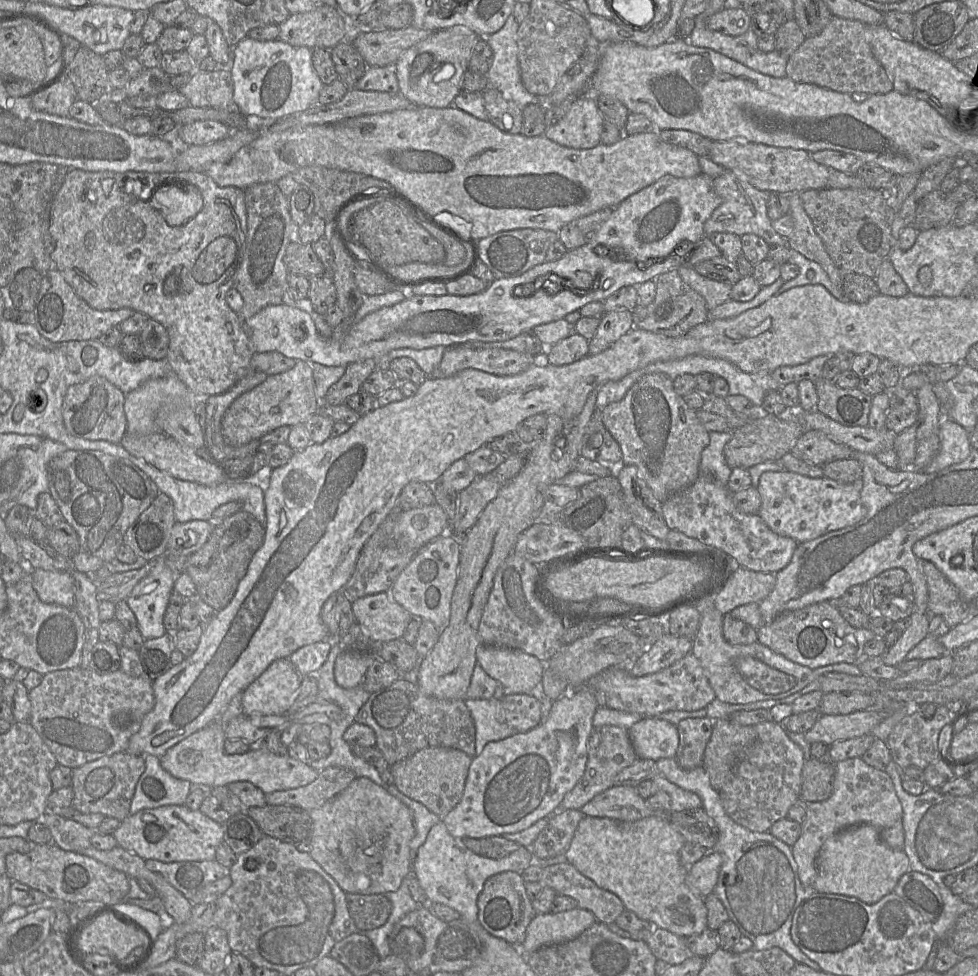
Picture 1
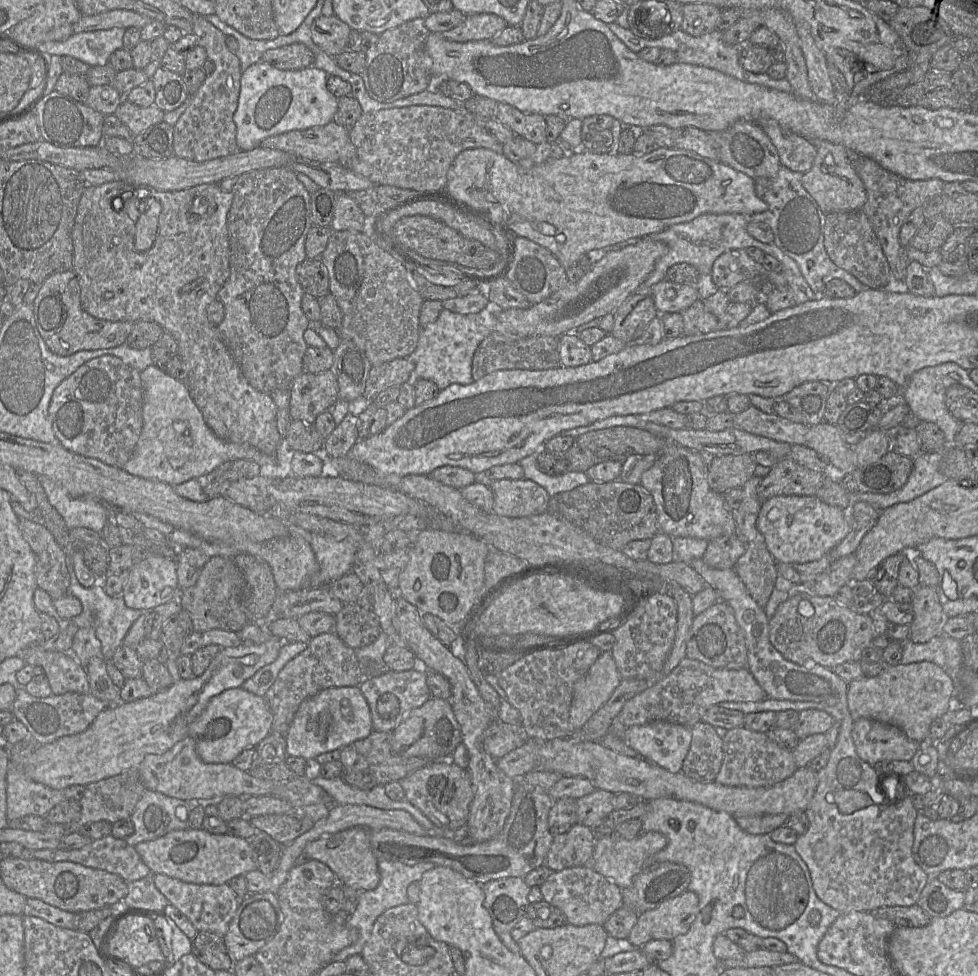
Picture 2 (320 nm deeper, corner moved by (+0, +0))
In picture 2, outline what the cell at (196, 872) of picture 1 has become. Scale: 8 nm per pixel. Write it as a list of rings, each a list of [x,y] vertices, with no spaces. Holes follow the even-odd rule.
[[[153,874],[152,877],[156,888],[170,904],[190,920],[198,932],[212,932],[221,937],[226,934],[240,905],[240,899],[227,883],[221,885],[192,884],[164,874]]]

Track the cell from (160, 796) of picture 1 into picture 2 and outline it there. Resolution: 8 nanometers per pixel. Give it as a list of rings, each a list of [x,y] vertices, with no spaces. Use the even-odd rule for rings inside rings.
[[[145,789],[130,817],[134,832],[125,838],[132,847],[175,830],[189,828],[193,802]]]

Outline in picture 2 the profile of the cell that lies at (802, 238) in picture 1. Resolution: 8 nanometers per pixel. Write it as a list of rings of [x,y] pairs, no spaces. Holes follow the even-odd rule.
[[[738,120],[723,131],[709,133],[714,139],[718,160],[723,164],[752,179],[758,177],[773,179],[777,175],[781,167],[778,152],[770,138],[757,123]]]

